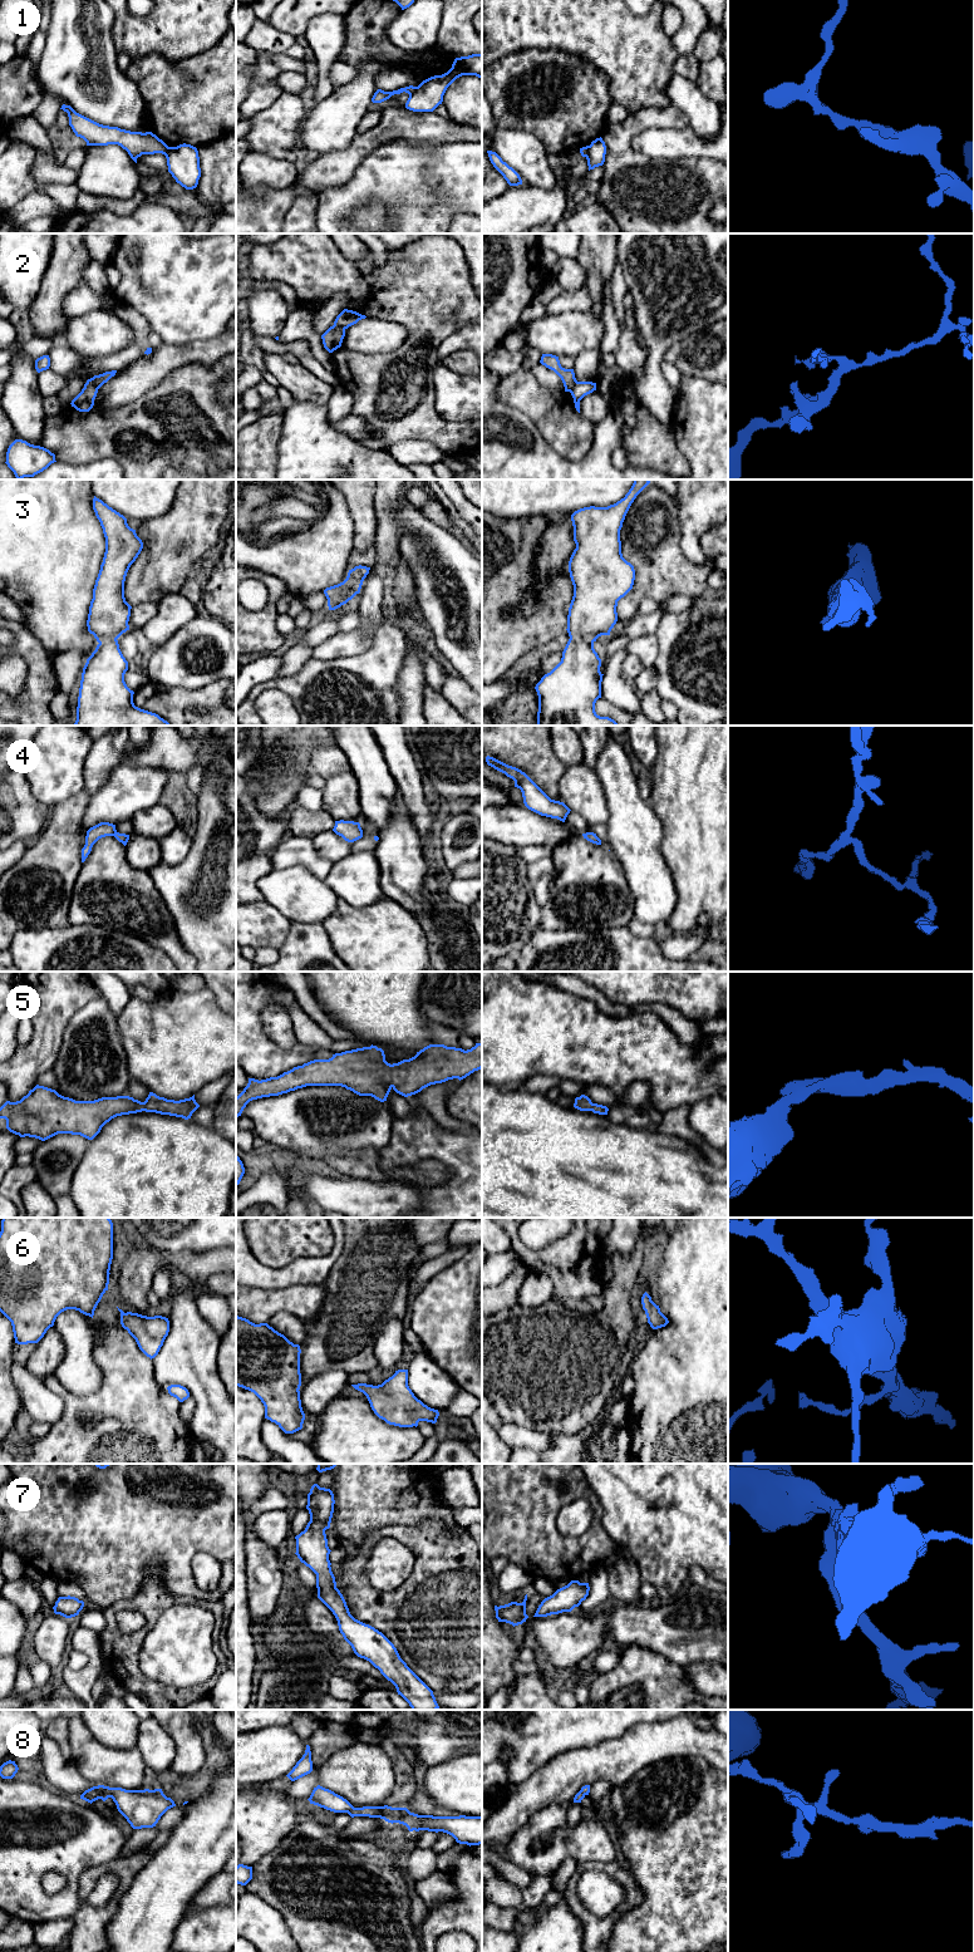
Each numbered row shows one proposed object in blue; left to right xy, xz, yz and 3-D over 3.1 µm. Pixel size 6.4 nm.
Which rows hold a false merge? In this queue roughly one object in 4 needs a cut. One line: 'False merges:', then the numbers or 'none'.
False merges: 1, 2, 4, 8

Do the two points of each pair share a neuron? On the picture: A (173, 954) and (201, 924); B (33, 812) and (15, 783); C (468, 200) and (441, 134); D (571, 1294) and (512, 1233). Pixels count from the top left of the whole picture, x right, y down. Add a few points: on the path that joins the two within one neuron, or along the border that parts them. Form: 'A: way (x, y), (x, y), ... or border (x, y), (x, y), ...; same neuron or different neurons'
A: border (172, 918), (181, 945), (195, 958); different neurons
B: way (25, 805), (15, 795), (15, 791); same neuron
C: border (468, 142), (447, 142), (431, 147), (414, 144); different neurons
D: way (560, 1277), (544, 1260), (531, 1259), (522, 1250); same neuron

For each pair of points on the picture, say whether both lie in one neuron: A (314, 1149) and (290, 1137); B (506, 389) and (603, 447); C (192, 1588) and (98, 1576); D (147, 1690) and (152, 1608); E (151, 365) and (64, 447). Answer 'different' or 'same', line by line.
A: same
B: different
C: same
D: same
E: different

